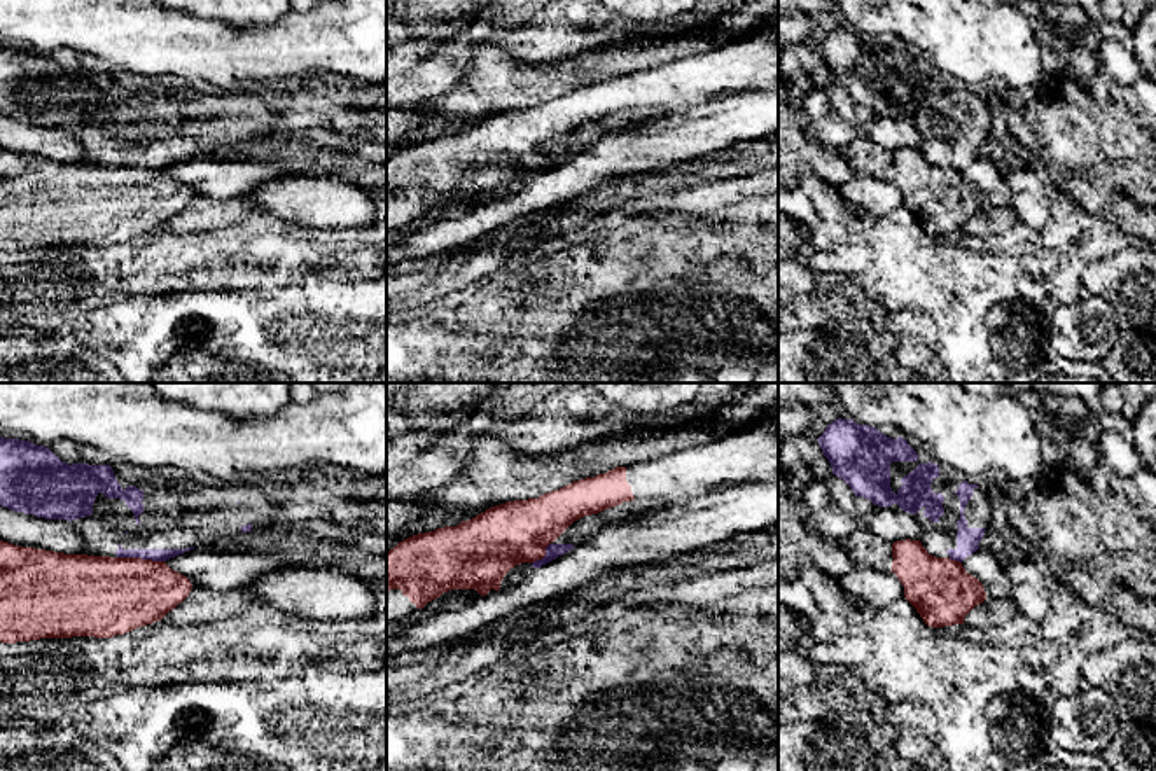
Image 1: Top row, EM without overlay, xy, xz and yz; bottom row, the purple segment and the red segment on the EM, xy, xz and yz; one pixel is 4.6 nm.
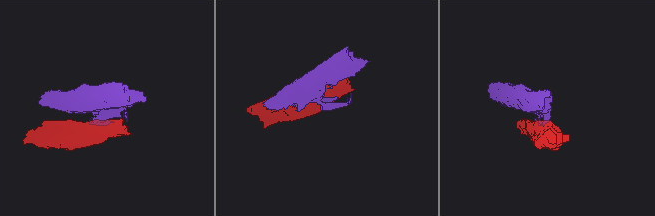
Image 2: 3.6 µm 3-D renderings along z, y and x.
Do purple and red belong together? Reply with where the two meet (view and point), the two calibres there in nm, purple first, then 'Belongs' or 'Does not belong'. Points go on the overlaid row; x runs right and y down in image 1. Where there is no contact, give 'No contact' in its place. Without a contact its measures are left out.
Touches purple at xy (140, 556). Thickness 60 nm (purple) against 360 nm. Does not belong

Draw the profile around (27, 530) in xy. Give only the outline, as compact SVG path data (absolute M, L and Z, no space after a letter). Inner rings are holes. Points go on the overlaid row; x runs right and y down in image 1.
M0 505L0 540L65 554L79 554L87 544L66 519L45 519Z

